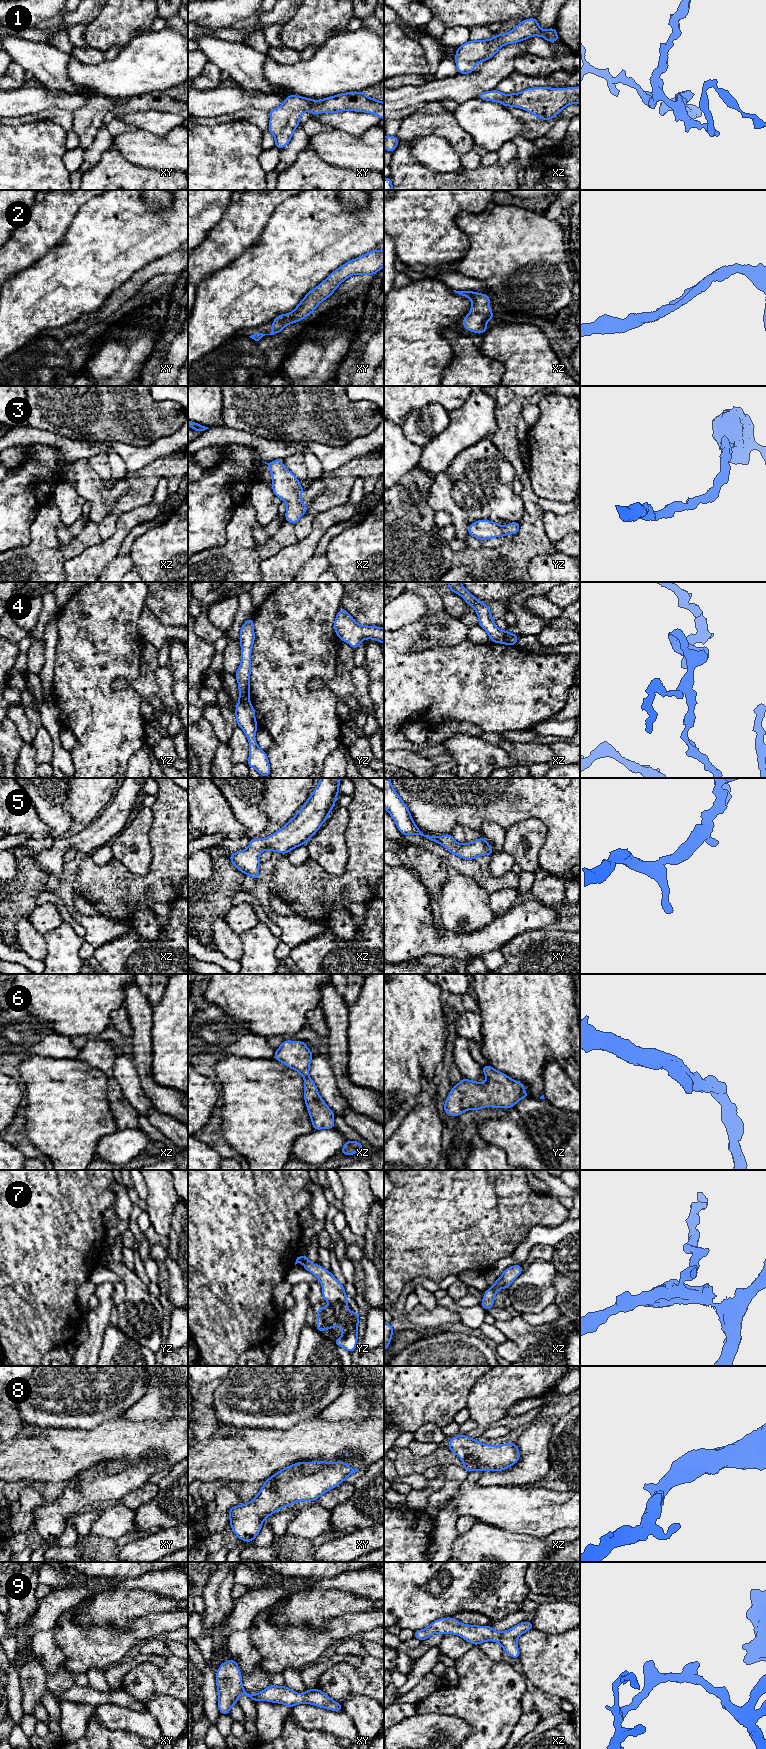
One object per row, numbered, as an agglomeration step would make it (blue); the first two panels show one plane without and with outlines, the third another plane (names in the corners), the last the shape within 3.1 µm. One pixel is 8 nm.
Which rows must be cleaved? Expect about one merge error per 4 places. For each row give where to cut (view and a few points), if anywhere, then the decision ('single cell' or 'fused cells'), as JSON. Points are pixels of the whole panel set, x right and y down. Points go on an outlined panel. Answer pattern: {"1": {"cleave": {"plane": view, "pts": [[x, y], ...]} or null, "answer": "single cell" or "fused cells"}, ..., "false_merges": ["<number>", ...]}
{"1": {"cleave": null, "answer": "single cell"}, "2": {"cleave": null, "answer": "single cell"}, "3": {"cleave": null, "answer": "single cell"}, "4": {"cleave": {"plane": "xz", "pts": [[506, 631], [501, 642]]}, "answer": "fused cells"}, "5": {"cleave": null, "answer": "single cell"}, "6": {"cleave": null, "answer": "single cell"}, "7": {"cleave": null, "answer": "single cell"}, "8": {"cleave": null, "answer": "single cell"}, "9": {"cleave": null, "answer": "single cell"}, "false_merges": ["4"]}

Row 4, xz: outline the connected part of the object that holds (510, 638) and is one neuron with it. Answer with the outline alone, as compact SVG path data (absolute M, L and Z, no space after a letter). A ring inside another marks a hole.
M506 631L502 644L515 646L516 642L518 641L518 638L519 636L515 635L514 633Z

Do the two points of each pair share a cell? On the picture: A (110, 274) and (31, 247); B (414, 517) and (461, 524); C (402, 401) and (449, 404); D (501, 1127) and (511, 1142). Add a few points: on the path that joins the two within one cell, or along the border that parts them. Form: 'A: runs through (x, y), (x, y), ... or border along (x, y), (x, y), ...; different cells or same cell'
A: border along (63, 236), (28, 267); different cells
B: border along (429, 489), (427, 502), (435, 512); different cells
C: runs through (414, 396), (437, 396); same cell
D: runs through (501, 1131), (507, 1139); same cell

